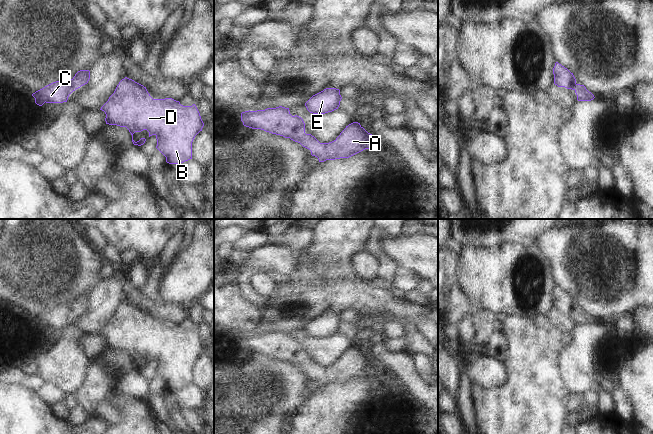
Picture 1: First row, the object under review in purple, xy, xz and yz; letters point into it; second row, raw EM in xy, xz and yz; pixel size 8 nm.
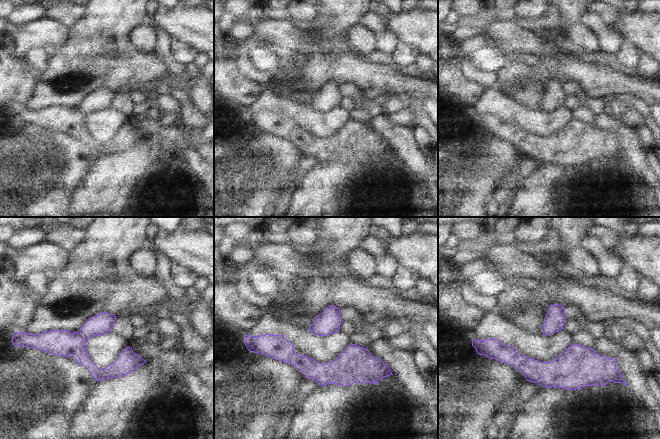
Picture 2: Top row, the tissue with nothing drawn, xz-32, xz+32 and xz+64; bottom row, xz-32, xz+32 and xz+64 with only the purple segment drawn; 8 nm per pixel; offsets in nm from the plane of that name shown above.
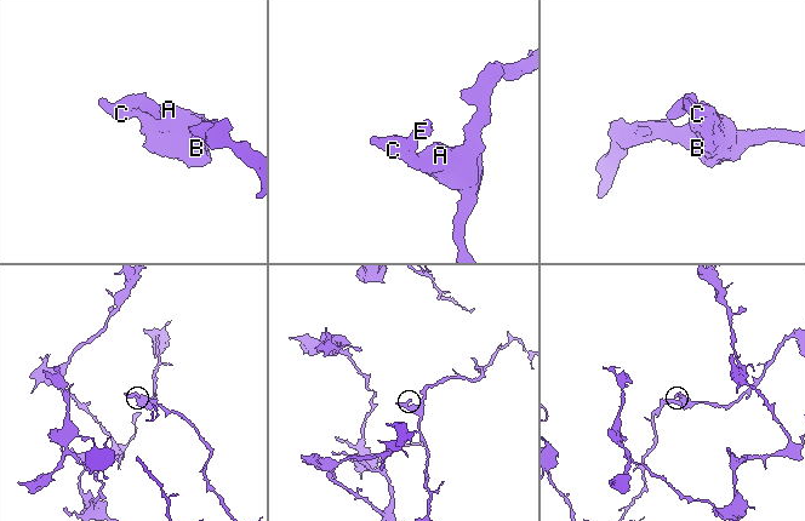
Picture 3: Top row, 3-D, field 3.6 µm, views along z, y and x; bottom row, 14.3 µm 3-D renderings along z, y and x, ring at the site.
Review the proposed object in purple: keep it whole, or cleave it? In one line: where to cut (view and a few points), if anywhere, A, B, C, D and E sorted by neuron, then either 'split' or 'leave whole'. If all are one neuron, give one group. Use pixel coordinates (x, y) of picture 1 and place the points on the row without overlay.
cut none; groups A B C D E; leave whole

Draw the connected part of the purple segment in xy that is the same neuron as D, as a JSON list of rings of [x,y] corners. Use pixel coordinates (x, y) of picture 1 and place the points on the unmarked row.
[[[127,301],[119,306],[114,317],[100,334],[106,338],[106,348],[126,351],[129,354],[134,369],[141,370],[146,365],[145,362],[141,362],[135,366],[135,356],[147,354],[149,361],[155,359],[156,372],[166,381],[169,388],[180,388],[192,383],[192,366],[204,350],[195,328],[183,330],[172,322],[153,323],[146,311]]]

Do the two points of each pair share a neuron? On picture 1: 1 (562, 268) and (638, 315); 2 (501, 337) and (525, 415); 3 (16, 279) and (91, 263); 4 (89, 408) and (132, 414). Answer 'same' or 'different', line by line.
1: different
2: different
3: same
4: same

